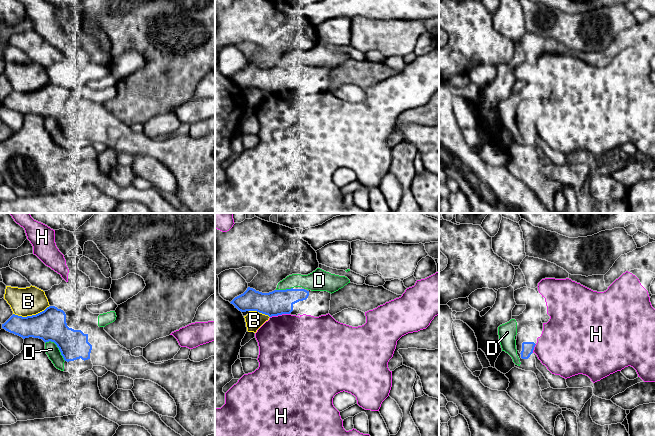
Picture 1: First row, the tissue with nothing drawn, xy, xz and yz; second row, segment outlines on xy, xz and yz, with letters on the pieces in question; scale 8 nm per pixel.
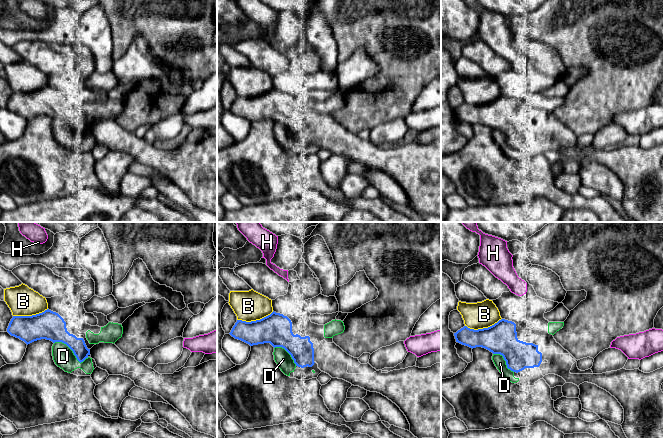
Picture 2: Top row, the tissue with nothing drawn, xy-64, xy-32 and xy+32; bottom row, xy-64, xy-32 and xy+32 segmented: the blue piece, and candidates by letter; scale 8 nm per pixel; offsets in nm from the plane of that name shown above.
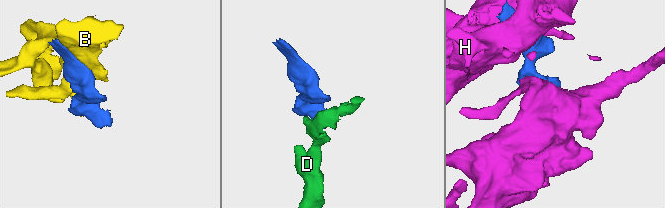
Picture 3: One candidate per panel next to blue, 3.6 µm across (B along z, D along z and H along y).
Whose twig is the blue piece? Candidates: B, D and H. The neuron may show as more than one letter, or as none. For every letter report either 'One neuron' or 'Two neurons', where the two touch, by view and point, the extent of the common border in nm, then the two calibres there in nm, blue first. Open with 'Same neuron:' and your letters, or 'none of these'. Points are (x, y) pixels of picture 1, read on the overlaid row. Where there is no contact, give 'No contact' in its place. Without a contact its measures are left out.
Same neuron: none of these
B: Two neurons. Touches blue at xy (32, 315). Shared border 300 nm. Thickness 260 nm (blue) against 220 nm
D: Two neurons. Touches blue at xy (57, 346). Shared border 220 nm. Thickness 260 nm (blue) against 110 nm
H: Two neurons. Touches blue at xz (279, 314). Shared border 160 nm. Thickness 200 nm (blue) against 460 nm

